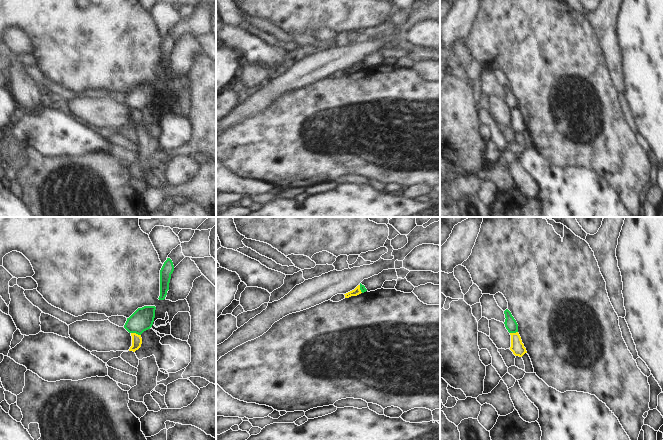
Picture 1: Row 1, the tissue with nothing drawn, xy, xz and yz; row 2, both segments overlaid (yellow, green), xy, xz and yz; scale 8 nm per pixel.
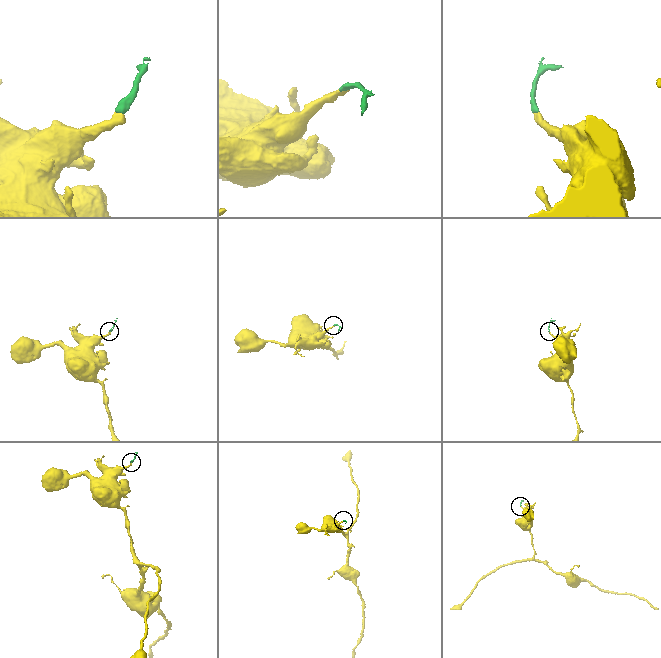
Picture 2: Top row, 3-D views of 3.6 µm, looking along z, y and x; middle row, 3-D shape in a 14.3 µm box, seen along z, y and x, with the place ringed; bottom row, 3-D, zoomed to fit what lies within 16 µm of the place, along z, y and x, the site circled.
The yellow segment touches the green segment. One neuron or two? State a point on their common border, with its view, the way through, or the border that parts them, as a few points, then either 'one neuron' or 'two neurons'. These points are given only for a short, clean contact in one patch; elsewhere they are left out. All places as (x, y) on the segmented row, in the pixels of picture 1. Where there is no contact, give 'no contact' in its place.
contact xy (135, 333); border xy (131, 332), (140, 335); two neurons

